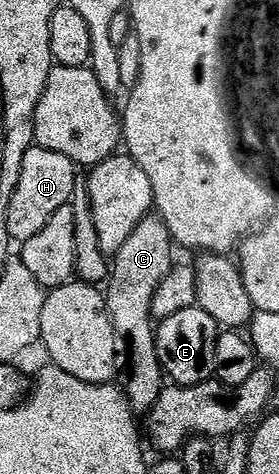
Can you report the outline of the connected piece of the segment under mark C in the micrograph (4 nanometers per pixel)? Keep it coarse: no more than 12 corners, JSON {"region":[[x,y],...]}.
{"region":[[158,215],[105,282],[117,384],[146,415],[165,387],[151,308],[176,264]]}

